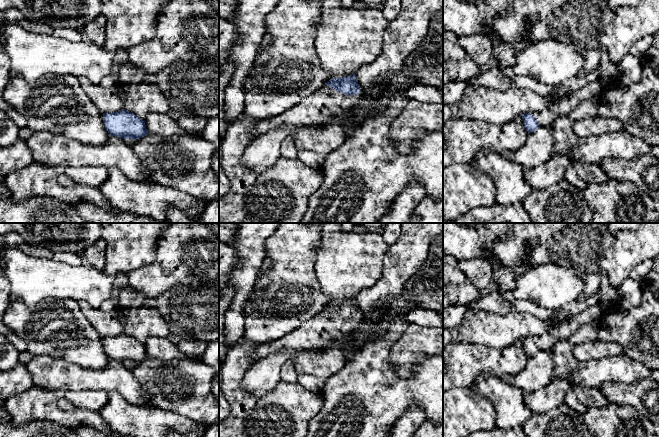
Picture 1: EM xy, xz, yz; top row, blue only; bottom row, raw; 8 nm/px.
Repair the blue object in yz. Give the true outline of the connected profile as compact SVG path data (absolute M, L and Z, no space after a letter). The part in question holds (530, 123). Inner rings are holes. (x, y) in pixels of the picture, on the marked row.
M596 80L579 89L571 96L554 100L549 107L540 111L522 114L523 125L529 133L539 127L552 126L559 116L572 112L581 102L592 98L600 90L600 81Z

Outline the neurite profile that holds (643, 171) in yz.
M650 153L631 160L607 157L600 167L608 180L629 182L659 200L659 158Z

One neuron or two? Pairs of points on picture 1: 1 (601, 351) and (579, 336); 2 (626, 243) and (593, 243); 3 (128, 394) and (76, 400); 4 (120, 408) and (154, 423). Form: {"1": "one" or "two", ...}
{"1": "two", "2": "two", "3": "two", "4": "one"}

